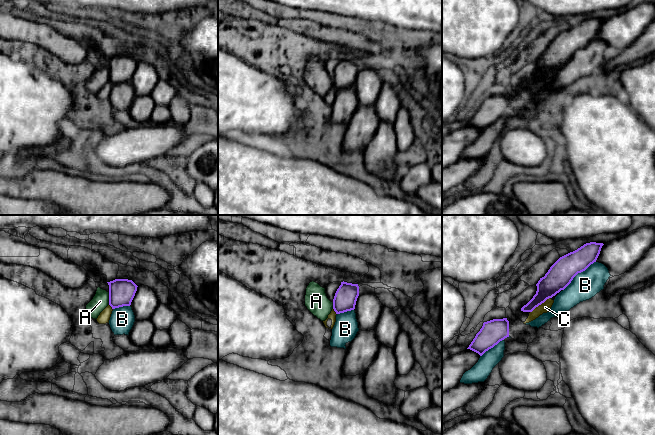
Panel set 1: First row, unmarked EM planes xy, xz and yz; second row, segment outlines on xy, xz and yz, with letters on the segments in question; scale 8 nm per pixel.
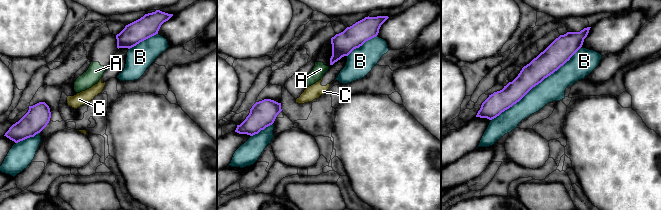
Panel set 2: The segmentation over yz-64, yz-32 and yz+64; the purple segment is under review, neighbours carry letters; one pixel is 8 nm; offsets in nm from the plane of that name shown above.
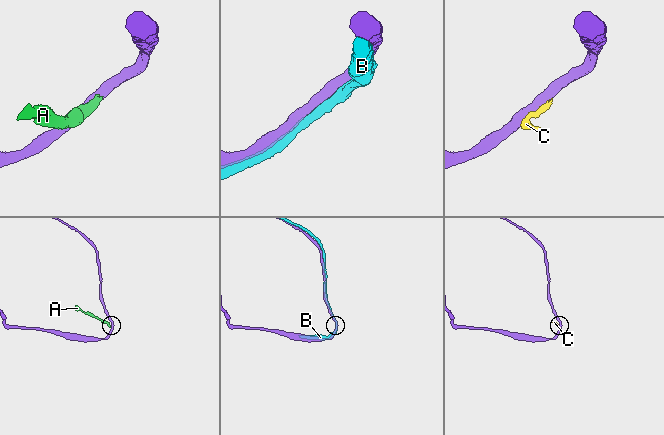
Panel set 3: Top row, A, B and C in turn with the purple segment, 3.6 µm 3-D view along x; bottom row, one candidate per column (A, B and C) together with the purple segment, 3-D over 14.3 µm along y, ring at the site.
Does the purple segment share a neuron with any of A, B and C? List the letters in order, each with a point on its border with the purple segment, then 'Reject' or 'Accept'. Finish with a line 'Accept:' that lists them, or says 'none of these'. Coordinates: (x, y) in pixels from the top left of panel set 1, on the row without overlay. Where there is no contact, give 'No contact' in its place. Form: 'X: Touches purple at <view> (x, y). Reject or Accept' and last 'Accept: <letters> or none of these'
A: Touches purple at xy (109, 74). Reject
B: Touches purple at yz (578, 48). Reject
C: Touches purple at yz (540, 80). Reject
Accept: none of these

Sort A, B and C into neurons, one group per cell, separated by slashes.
A C / B

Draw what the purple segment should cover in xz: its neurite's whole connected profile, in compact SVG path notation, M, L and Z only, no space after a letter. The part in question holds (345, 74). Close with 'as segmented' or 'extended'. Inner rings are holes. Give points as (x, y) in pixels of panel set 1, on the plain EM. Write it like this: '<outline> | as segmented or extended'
M341 58L333 75L333 85L336 90L354 86L358 72L358 60Z | as segmented

